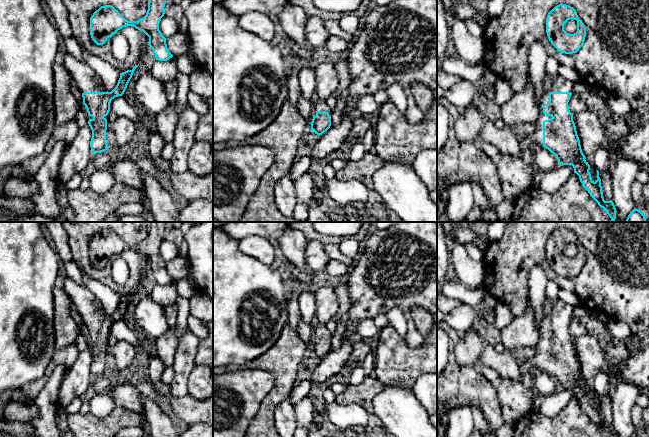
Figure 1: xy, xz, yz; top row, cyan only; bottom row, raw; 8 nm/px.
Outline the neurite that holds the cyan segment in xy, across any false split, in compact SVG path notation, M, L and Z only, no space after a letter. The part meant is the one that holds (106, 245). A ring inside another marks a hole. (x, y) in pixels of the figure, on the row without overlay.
M149 222L146 239L137 245L126 244L111 229L101 230L90 242L90 259L97 269L106 267L118 254L126 250L134 250L149 261L156 284L167 285L173 281L166 268L166 262L159 254L159 247L165 238L166 222Z

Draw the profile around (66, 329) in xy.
M55 285L53 298L55 346L56 349L61 349L75 344L77 334L82 327L80 327L71 316L73 304L62 285Z

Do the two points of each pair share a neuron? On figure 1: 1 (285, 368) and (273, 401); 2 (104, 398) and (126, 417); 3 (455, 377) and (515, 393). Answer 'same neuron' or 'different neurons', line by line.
1: same neuron
2: different neurons
3: different neurons

